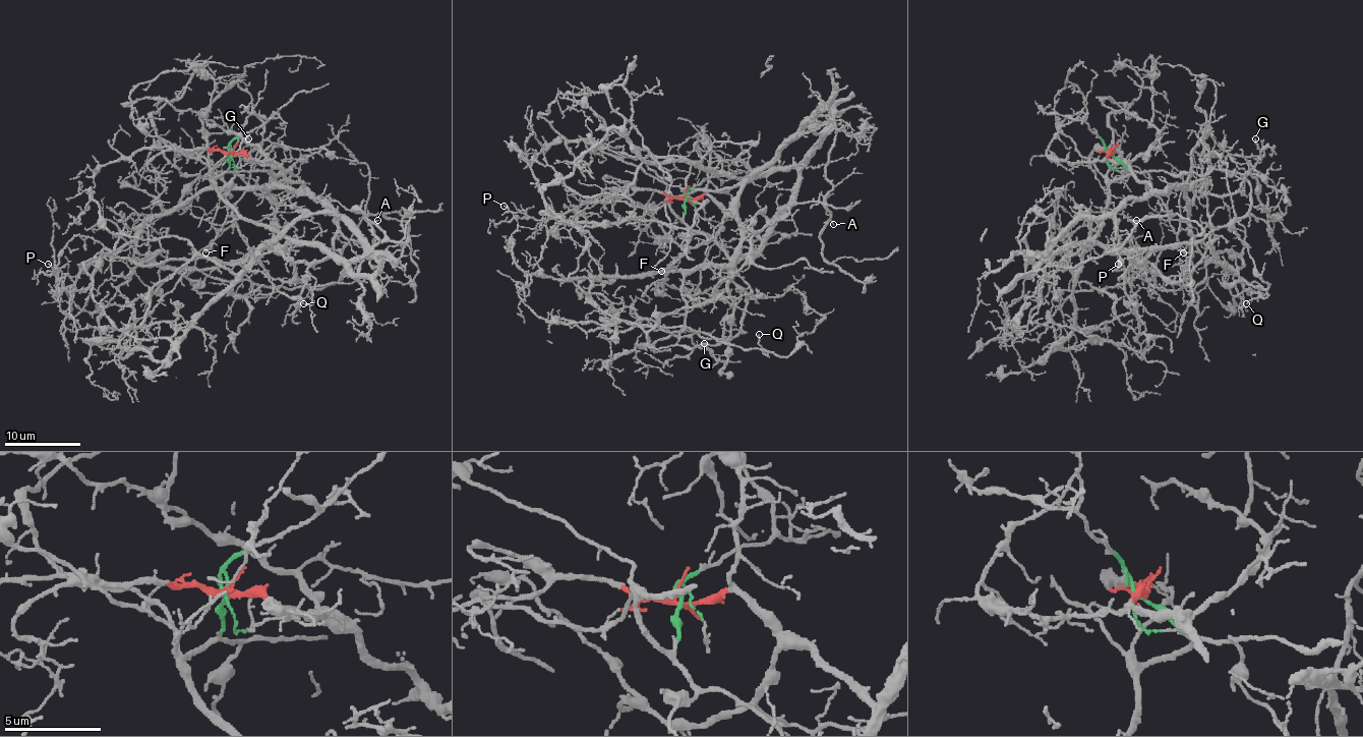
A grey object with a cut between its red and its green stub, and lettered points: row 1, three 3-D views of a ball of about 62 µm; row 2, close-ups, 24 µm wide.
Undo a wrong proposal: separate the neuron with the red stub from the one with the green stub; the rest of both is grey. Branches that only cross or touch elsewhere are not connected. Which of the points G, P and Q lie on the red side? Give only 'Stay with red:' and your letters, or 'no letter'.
Stay with red: P

